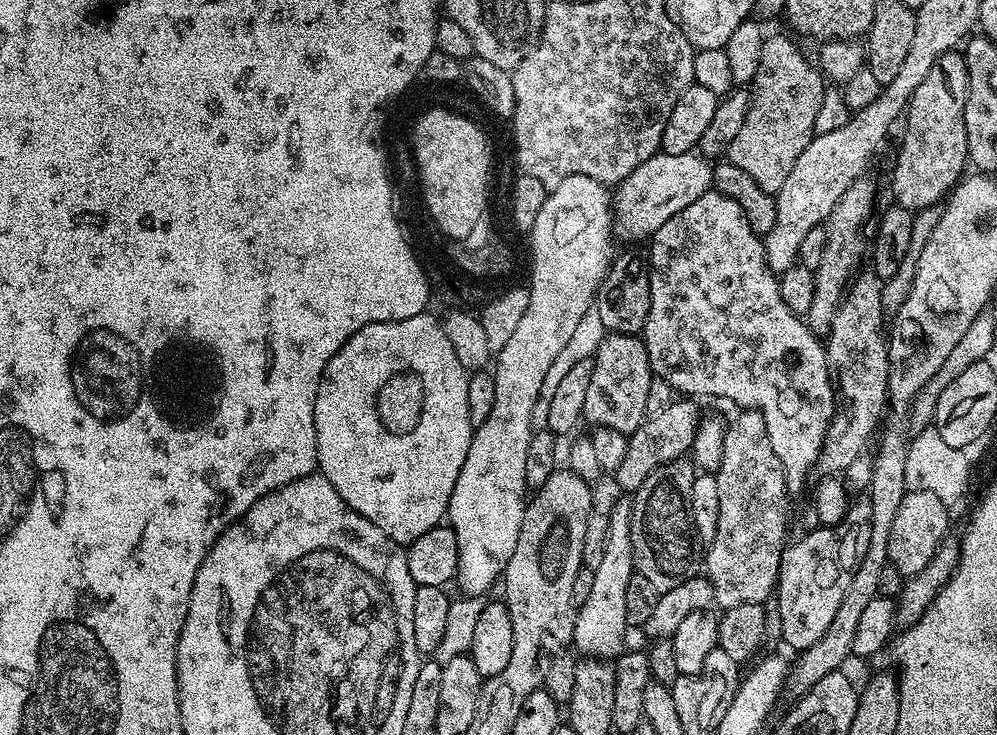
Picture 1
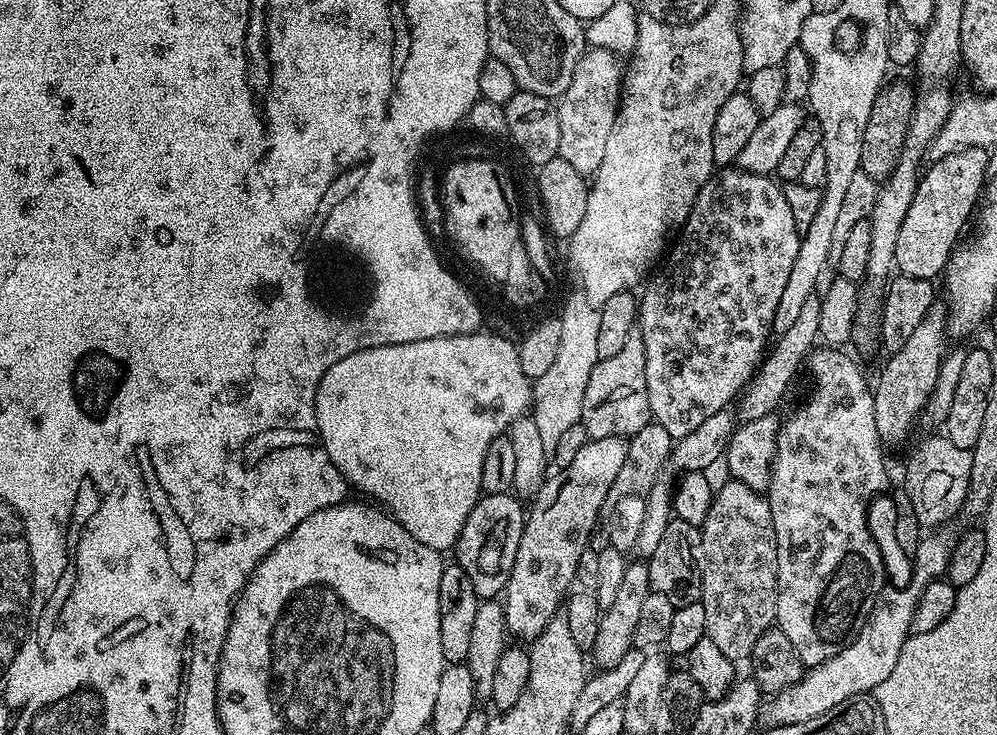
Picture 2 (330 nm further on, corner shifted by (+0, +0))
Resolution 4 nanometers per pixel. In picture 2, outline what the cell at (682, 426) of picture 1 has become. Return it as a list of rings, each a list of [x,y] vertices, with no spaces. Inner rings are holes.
[[[813,295],[806,299],[799,312],[798,318],[791,323],[790,328],[778,336],[771,345],[770,351],[763,357],[762,370],[753,375],[750,383],[738,396],[740,402],[739,419],[743,422],[754,422],[754,418],[771,415],[780,404],[780,399],[788,390],[788,383],[795,376],[796,371],[802,368],[805,360],[817,345],[820,331],[818,330],[818,314],[820,313],[820,296]]]

